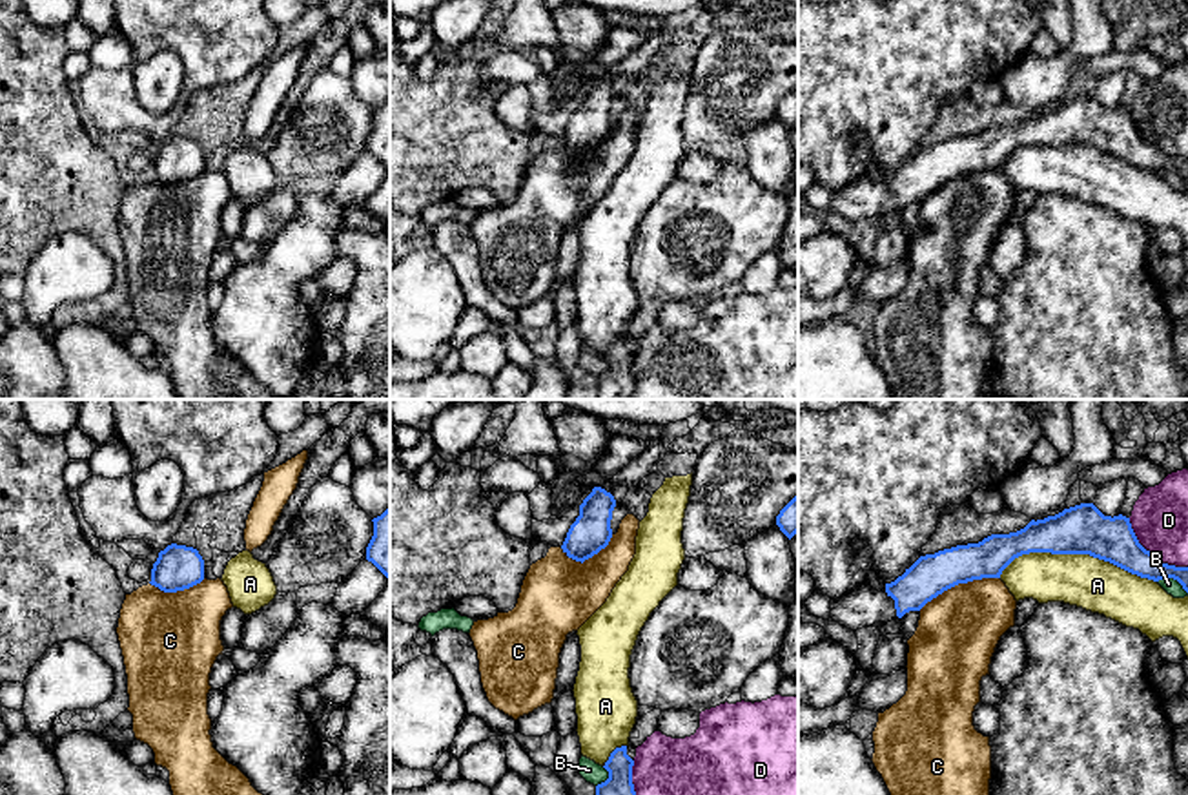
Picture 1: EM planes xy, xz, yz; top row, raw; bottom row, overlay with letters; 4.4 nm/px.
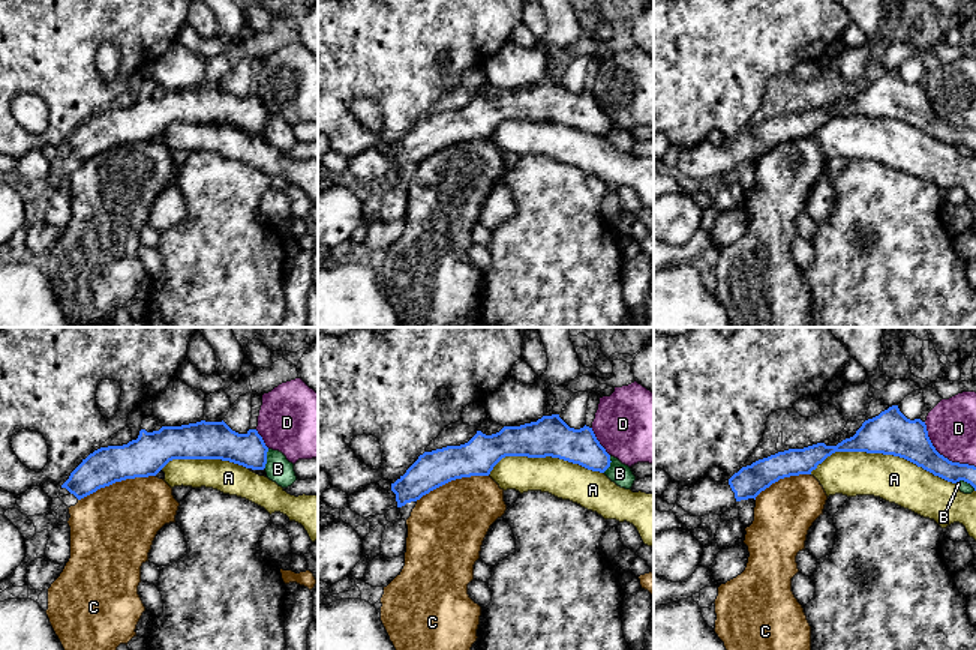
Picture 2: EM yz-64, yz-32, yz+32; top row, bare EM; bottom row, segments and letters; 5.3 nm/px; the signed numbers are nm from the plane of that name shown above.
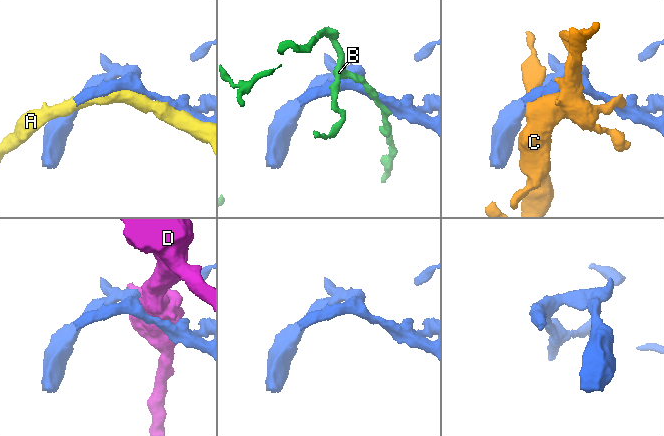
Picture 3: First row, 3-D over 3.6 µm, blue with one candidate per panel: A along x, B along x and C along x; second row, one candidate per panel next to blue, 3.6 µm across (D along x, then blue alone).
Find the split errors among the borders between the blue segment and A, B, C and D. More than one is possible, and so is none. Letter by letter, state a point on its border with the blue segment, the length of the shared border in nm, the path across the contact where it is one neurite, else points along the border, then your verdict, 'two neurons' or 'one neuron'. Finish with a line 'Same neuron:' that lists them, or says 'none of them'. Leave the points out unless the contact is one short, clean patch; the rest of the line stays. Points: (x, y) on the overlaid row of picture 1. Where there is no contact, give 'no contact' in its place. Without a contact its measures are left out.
A: contact yz (1077, 553); length 700 nm; two neurons
B: contact yz (1174, 578); length 150 nm; two neurons
C: contact yz (959, 582); length 380 nm; two neurons
D: contact yz (1150, 553); length 340 nm; two neurons
Same neuron: none of them

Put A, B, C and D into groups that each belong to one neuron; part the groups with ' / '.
A / B / C / D

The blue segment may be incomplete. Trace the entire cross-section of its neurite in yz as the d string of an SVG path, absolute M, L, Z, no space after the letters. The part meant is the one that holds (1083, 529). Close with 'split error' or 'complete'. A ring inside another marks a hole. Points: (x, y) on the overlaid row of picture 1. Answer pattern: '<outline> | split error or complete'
M1080 503L1044 520L1031 520L1009 534L991 534L978 543L957 545L920 556L884 589L860 585L831 600L831 618L856 631L882 627L909 611L920 611L944 591L982 578L1000 578L1019 556L1029 552L1090 554L1153 582L1173 578L1188 593L1188 567L1162 563L1146 551L1130 518L1104 516L1093 503Z | split error

